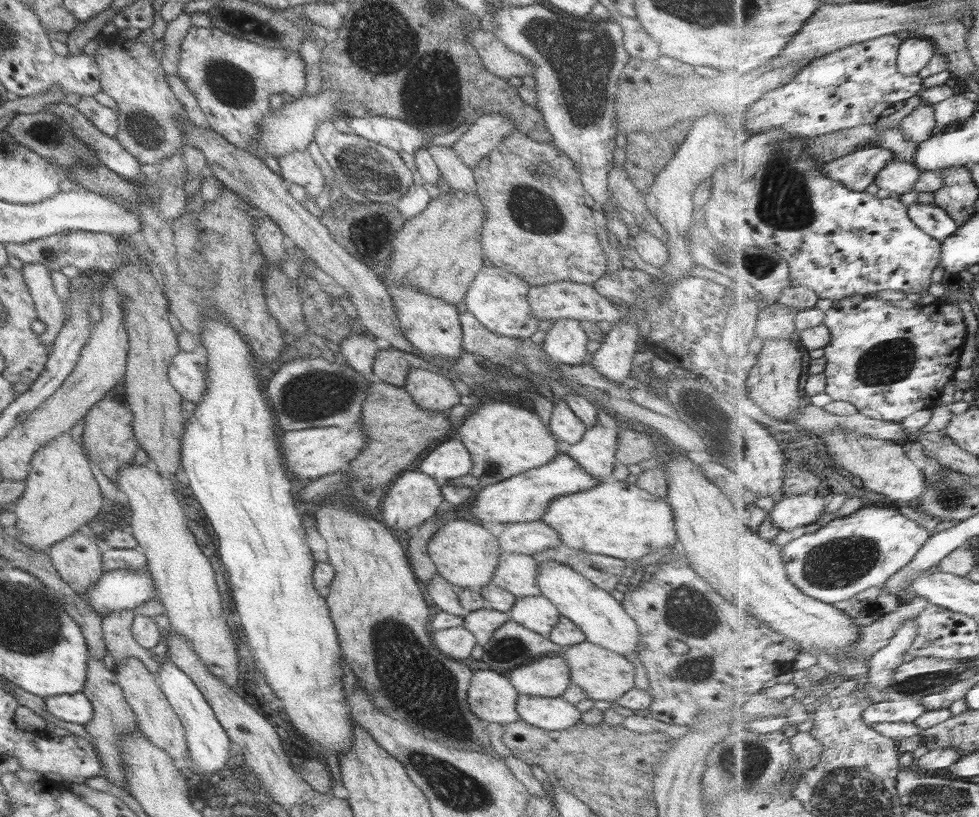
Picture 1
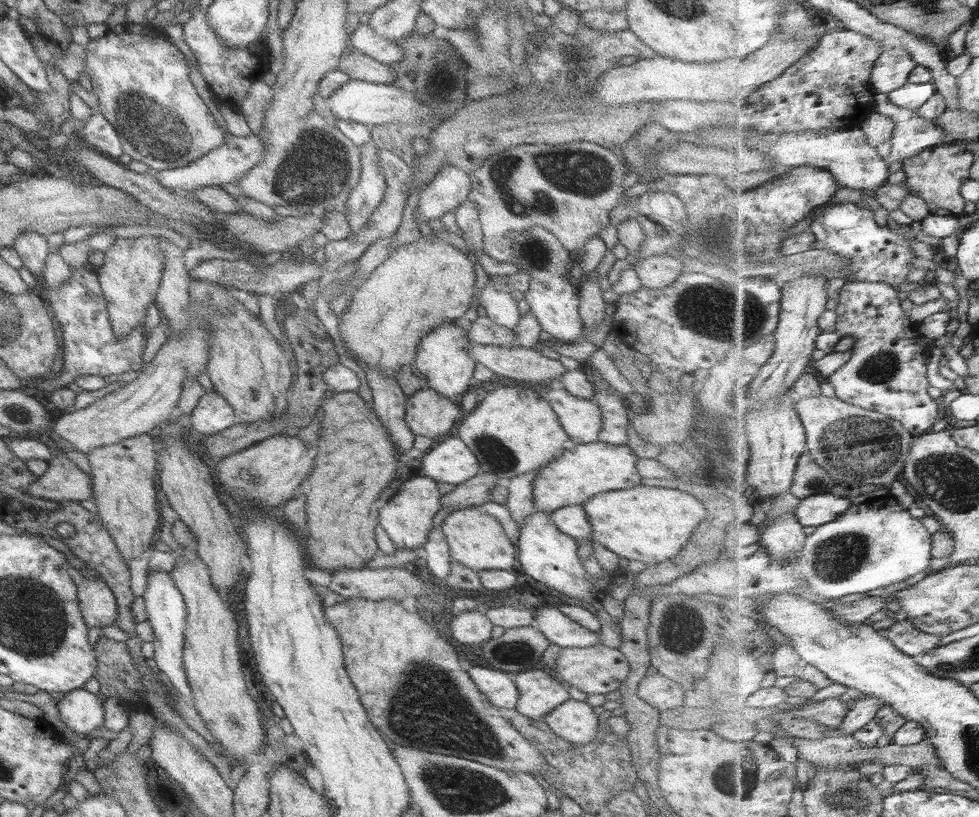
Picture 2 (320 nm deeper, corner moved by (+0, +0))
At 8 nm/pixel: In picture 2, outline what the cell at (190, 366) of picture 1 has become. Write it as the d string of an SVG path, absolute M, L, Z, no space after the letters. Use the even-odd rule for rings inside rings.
M215 392L202 394L189 414L188 426L199 436L209 437L238 424L233 409Z

